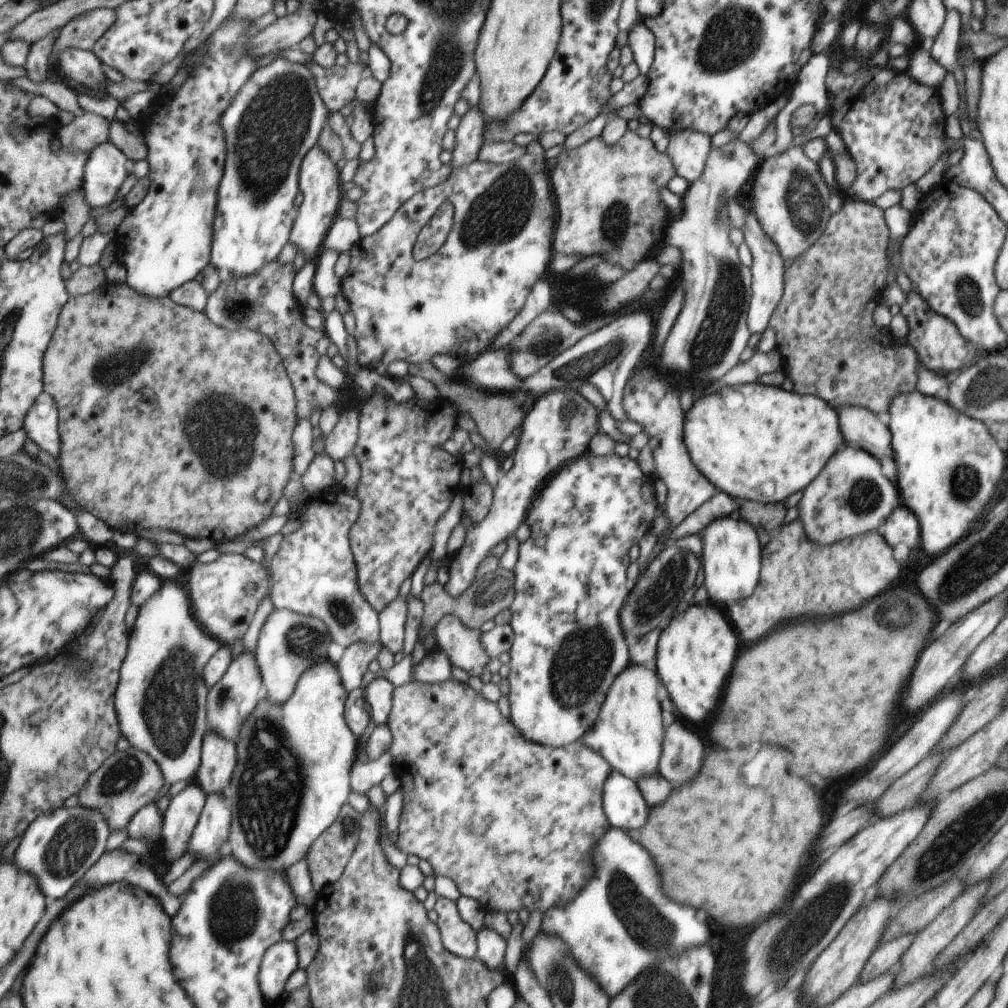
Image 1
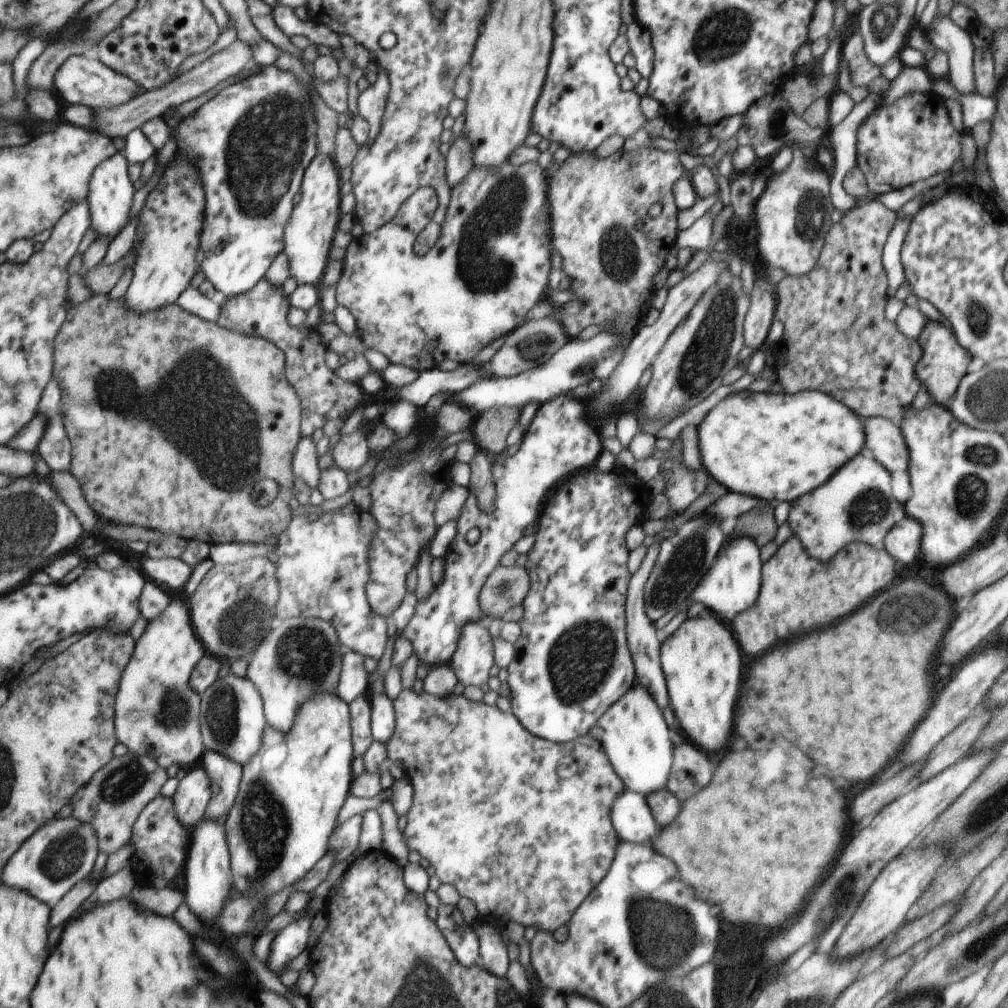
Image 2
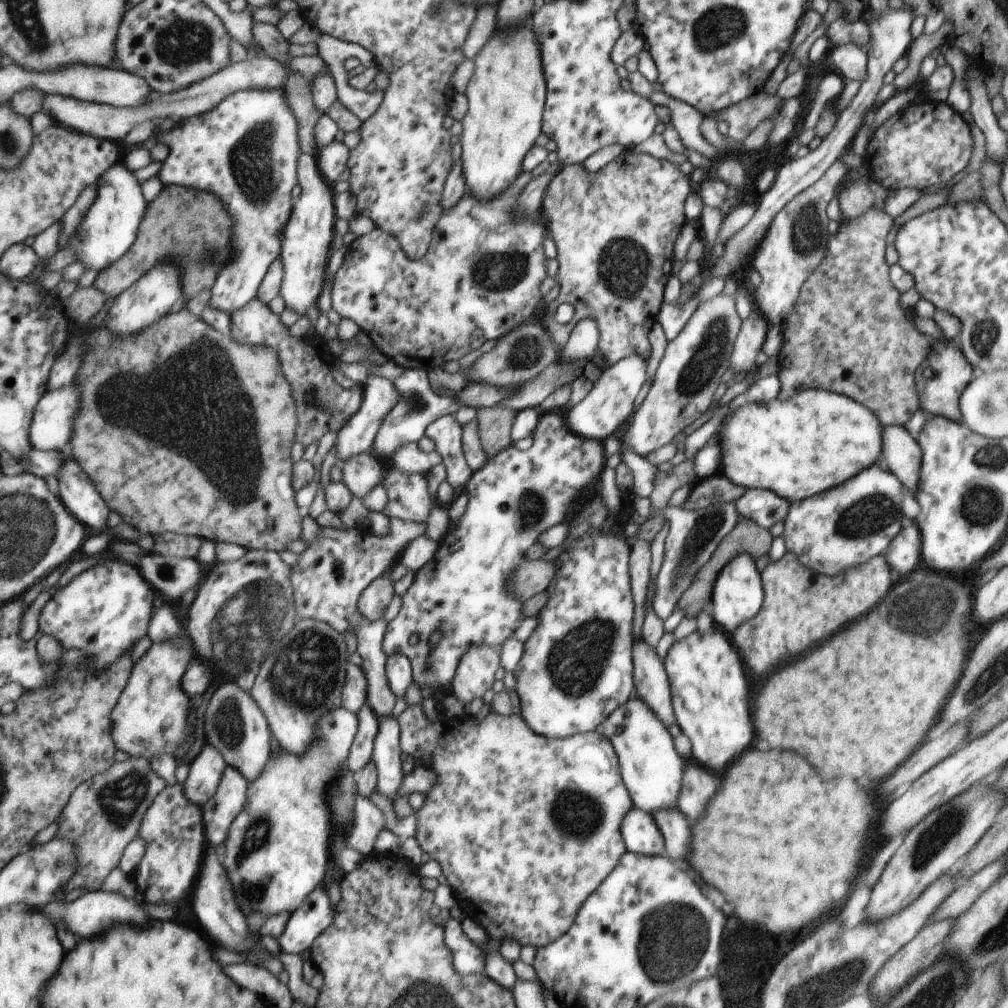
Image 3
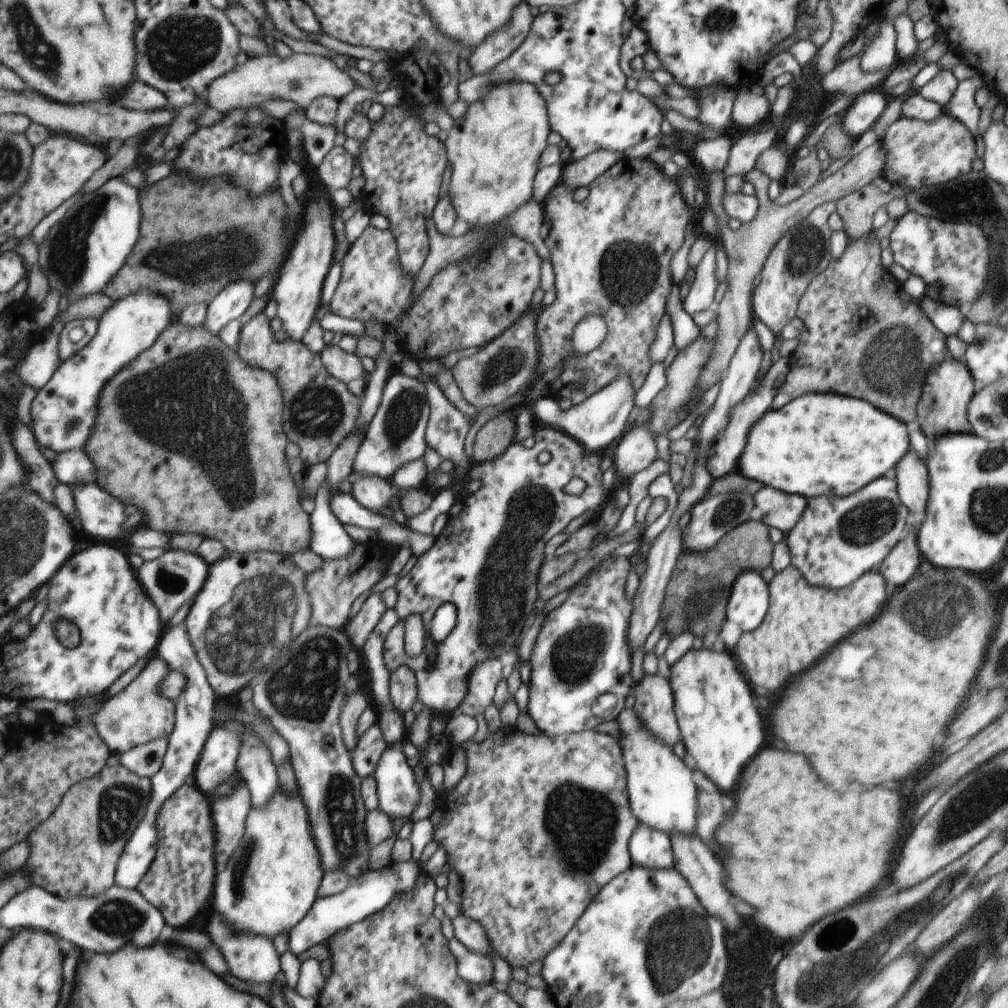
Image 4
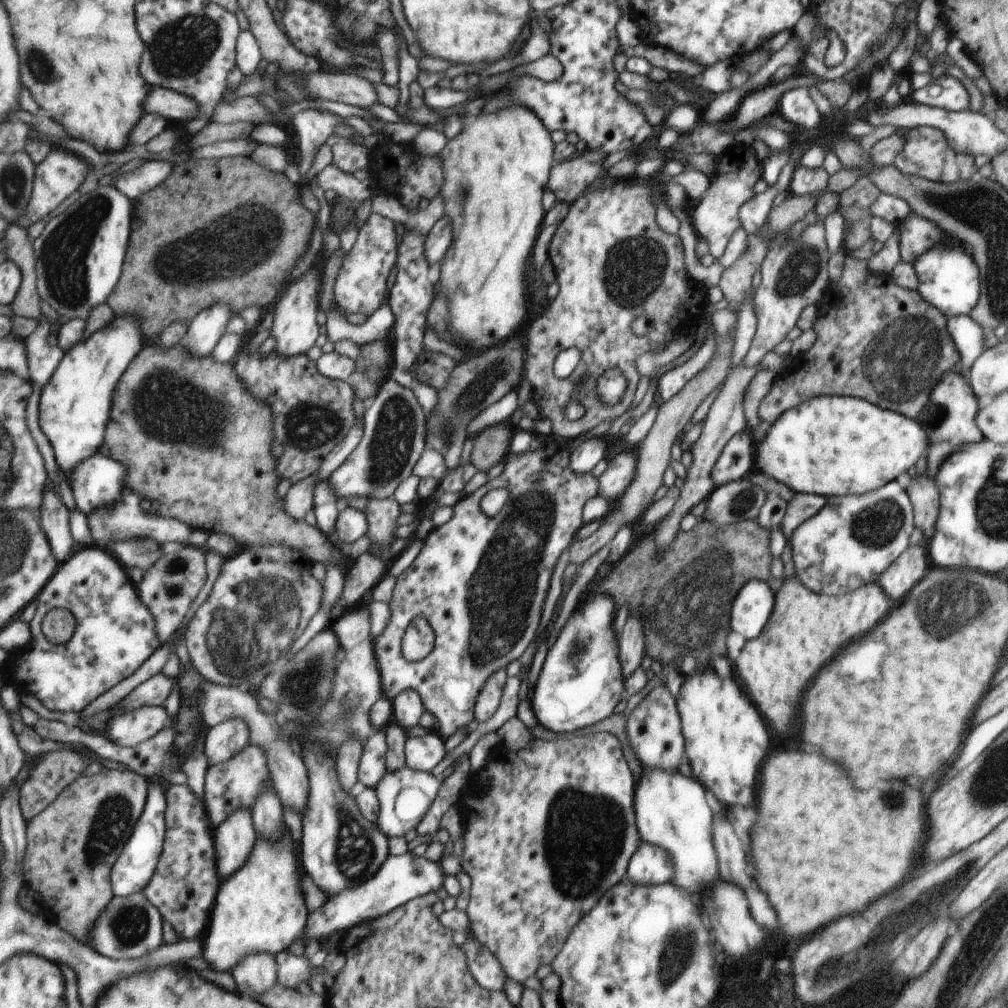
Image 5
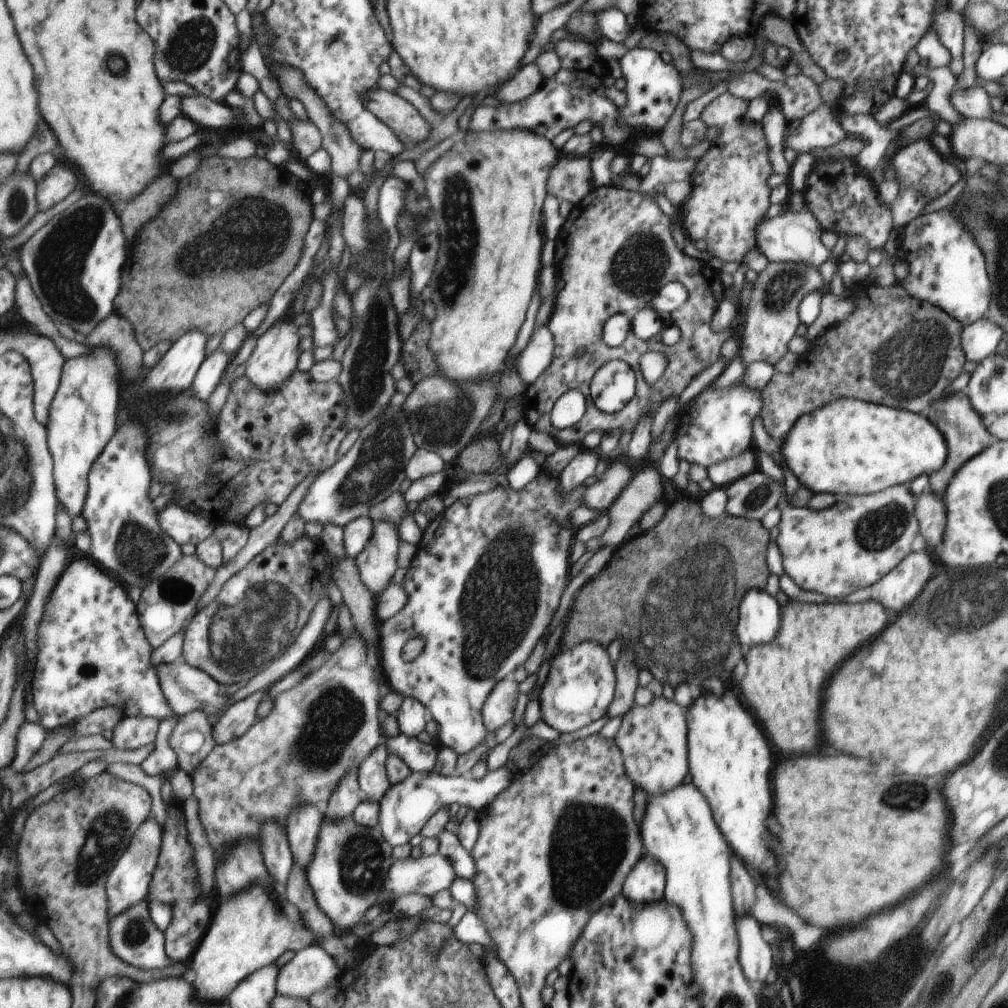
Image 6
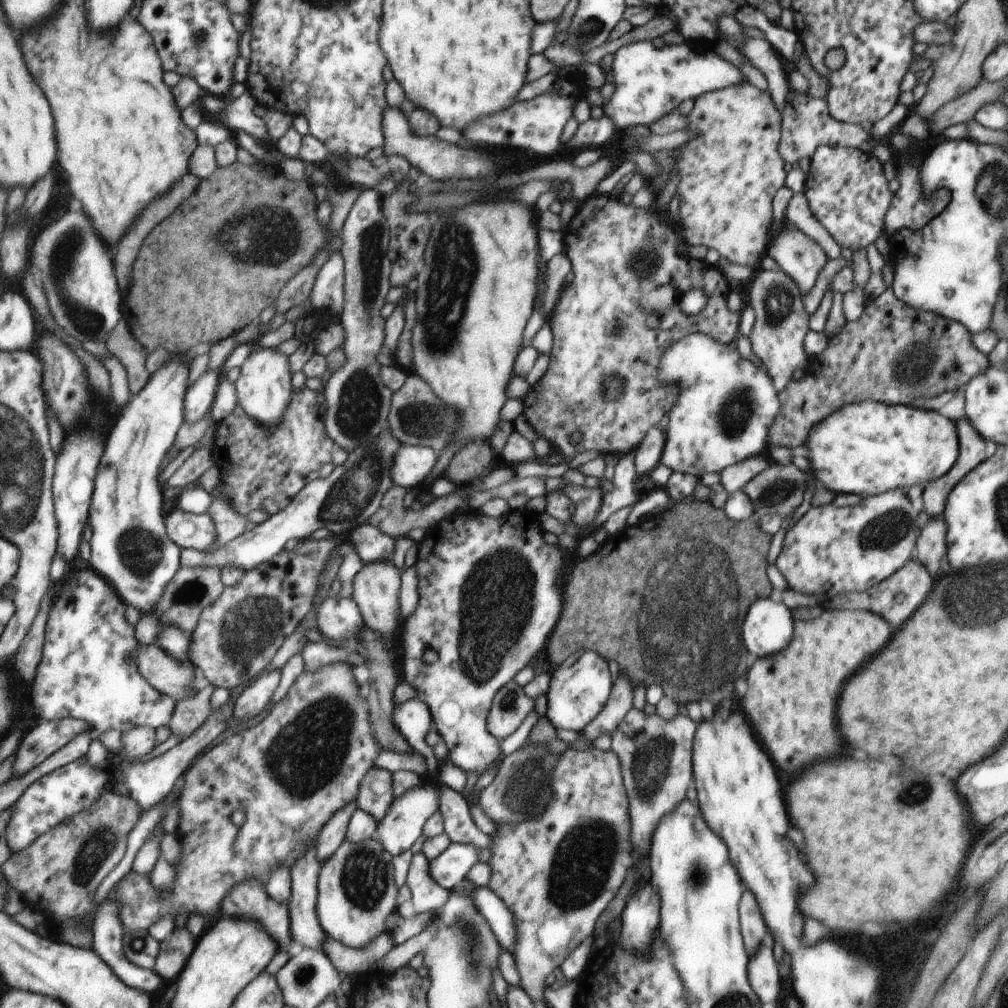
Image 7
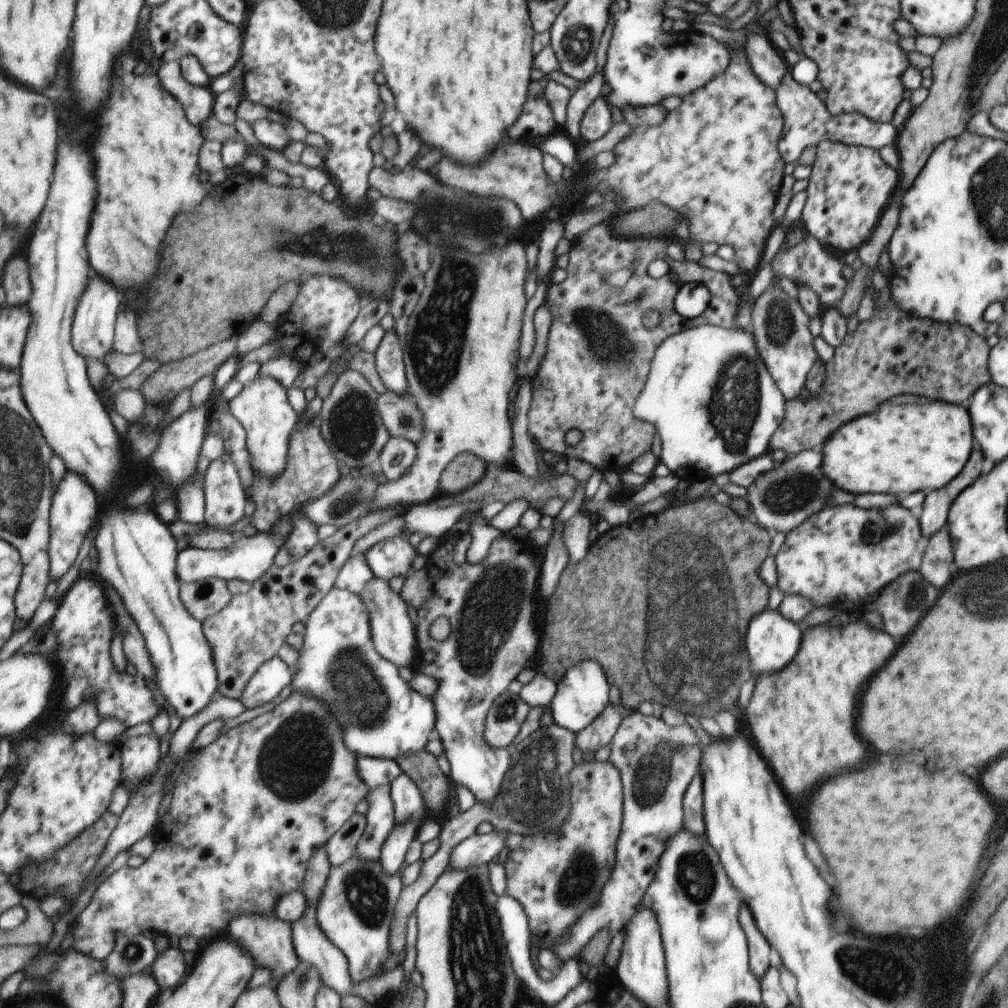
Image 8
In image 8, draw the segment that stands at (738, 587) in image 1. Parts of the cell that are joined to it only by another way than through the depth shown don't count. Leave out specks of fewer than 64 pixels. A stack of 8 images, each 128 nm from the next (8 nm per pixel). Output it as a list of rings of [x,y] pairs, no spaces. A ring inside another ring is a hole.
[[[768,608],[768,610],[756,614],[756,617],[752,620],[751,627],[748,628],[747,634],[748,652],[750,652],[752,664],[756,664],[756,676],[751,676],[748,679],[748,684],[745,684],[743,690],[740,691],[740,704],[742,706],[747,706],[751,693],[754,690],[754,682],[756,682],[756,678],[760,674],[778,672],[778,670],[783,670],[786,664],[792,662],[792,658],[800,650],[802,632],[803,630],[798,624],[786,619],[778,609],[772,610]]]

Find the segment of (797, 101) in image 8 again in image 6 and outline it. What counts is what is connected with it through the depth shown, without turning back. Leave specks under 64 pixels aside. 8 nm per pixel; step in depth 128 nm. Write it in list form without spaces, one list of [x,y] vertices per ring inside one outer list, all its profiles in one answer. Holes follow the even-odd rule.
[[[824,103],[822,108],[802,120],[787,121],[783,148],[794,148],[798,155],[811,153],[816,148],[824,150],[847,138],[844,130],[845,128],[834,120],[830,105]]]

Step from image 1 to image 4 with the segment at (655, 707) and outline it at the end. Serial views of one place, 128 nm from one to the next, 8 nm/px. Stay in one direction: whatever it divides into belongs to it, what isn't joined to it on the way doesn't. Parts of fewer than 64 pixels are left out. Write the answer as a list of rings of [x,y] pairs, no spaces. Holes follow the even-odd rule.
[[[624,708],[615,717],[620,724],[620,744],[624,748],[624,758],[628,769],[628,792],[631,793],[632,812],[640,822],[664,834],[688,834],[696,836],[696,814],[698,814],[698,788],[692,780],[692,770],[674,754],[674,750],[662,744],[646,726],[634,708]]]

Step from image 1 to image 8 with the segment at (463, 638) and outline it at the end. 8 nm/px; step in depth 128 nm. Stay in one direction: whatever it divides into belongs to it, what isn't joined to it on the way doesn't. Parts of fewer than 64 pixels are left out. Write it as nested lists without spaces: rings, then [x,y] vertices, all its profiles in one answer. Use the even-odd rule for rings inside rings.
[[[510,690],[502,692],[489,708],[484,729],[484,738],[492,748],[506,748],[520,732],[526,716],[528,704]]]

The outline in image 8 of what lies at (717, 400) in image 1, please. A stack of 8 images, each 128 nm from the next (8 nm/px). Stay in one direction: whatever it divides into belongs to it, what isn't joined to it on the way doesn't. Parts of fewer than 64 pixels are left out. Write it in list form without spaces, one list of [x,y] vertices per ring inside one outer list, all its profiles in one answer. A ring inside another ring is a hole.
[[[924,401],[884,404],[868,416],[834,430],[824,446],[822,472],[838,488],[854,494],[868,492],[932,492],[944,488],[968,462],[974,436],[974,421],[968,409],[957,404]]]

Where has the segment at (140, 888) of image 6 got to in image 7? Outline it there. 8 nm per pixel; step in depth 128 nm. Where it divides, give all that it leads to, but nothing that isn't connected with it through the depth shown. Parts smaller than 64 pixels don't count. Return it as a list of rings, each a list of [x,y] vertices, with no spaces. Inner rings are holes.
[[[111,894],[104,900],[96,914],[94,921],[96,924],[96,952],[120,972],[120,978],[128,984],[134,986],[136,990],[146,990],[150,994],[156,994],[162,990],[164,980],[154,972],[140,968],[124,956],[124,924],[122,924],[121,909],[115,901],[111,900]]]

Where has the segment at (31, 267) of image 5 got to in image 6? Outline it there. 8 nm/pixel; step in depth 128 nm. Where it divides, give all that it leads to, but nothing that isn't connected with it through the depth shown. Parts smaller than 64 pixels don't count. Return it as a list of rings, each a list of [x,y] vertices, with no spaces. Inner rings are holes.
[[[25,271],[20,274],[16,308],[23,319],[38,328],[40,334],[54,338],[58,342],[58,348],[66,354],[66,358],[78,358],[78,356],[92,352],[90,346],[76,341],[72,342],[72,340],[64,338],[62,332],[58,332],[58,324],[46,312],[42,300],[34,290],[30,274]]]

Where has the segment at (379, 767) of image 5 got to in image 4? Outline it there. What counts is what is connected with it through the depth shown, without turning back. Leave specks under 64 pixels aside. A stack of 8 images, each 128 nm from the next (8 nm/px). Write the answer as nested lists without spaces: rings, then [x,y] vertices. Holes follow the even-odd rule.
[[[378,723],[372,724],[366,732],[359,735],[356,748],[352,750],[352,764],[355,772],[361,778],[373,776],[386,748],[387,741],[383,736],[383,729]]]

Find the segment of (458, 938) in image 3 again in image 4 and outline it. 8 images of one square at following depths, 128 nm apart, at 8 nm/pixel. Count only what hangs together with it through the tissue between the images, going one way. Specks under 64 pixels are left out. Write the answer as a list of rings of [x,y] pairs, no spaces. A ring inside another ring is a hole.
[[[456,937],[448,940],[448,944],[456,957],[456,970],[464,980],[476,984],[493,982],[494,964],[487,956],[472,952]]]

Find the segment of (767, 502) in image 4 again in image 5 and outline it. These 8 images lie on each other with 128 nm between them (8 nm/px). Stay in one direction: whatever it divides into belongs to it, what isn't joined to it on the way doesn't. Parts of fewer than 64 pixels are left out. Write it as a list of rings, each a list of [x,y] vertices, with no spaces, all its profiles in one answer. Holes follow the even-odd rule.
[[[794,494],[794,497],[788,501],[787,509],[783,521],[781,522],[782,531],[786,538],[786,546],[780,555],[784,565],[784,580],[795,575],[794,561],[792,558],[792,548],[790,548],[790,536],[803,522],[806,522],[816,512],[820,512],[826,504],[824,496],[816,494]]]

